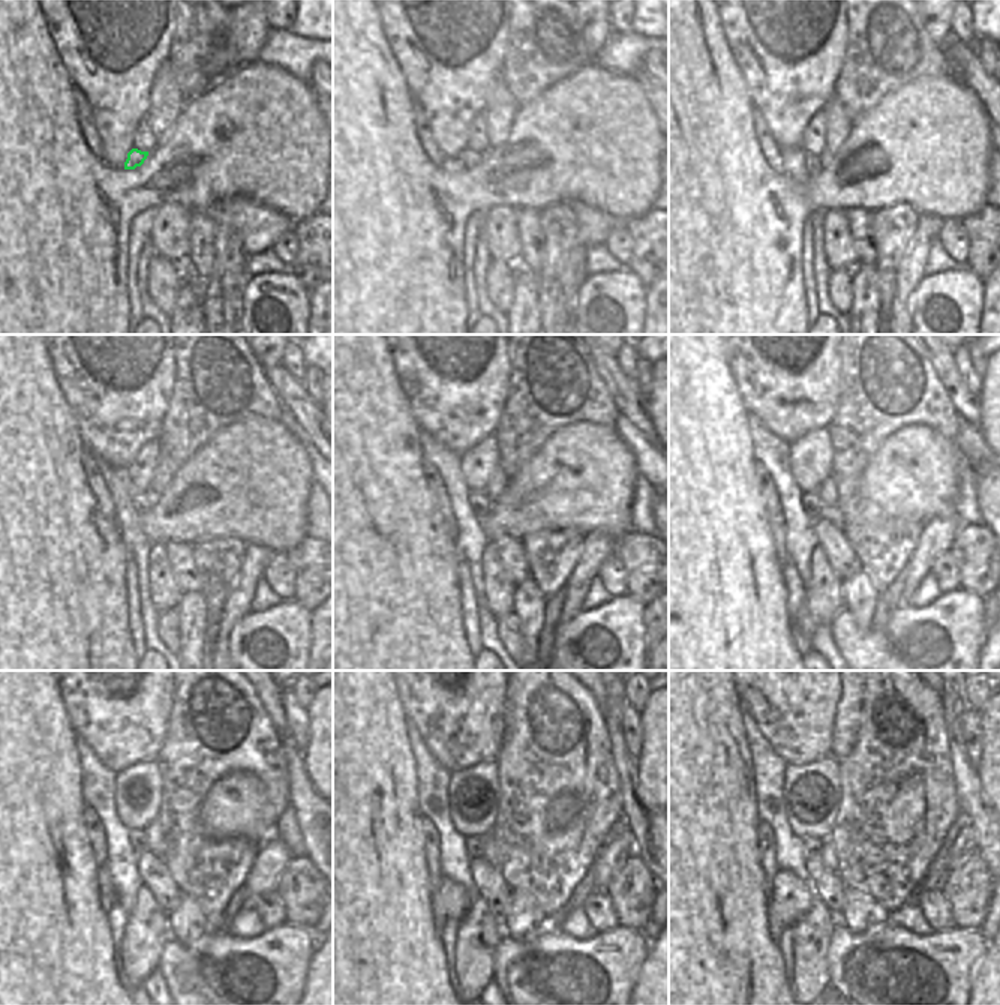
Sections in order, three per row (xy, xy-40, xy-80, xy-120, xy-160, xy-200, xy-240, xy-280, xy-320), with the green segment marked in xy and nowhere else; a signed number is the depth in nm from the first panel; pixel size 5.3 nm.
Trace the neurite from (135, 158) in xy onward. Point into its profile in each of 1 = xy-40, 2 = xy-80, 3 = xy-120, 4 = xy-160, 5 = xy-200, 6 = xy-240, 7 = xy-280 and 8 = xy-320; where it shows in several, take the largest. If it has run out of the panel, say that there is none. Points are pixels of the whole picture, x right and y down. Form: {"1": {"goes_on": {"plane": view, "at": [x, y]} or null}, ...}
{"1": {"goes_on": {"plane": "xy-40", "at": [470, 158]}}, "2": {"goes_on": {"plane": "xy-80", "at": [814, 162]}}, "3": {"goes_on": {"plane": "xy-120", "at": [143, 501]}}, "4": {"goes_on": {"plane": "xy-160", "at": [479, 501]}}, "5": {"goes_on": {"plane": "xy-200", "at": [811, 503]}}, "6": {"goes_on": {"plane": "xy-240", "at": [138, 839]}}, "7": {"goes_on": {"plane": "xy-280", "at": [474, 846]}}, "8": {"goes_on": {"plane": "xy-320", "at": [813, 846]}}}

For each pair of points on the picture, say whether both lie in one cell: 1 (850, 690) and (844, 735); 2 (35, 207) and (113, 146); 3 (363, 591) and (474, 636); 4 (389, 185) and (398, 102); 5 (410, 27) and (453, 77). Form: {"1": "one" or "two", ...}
{"1": "one", "2": "two", "3": "two", "4": "one", "5": "one"}

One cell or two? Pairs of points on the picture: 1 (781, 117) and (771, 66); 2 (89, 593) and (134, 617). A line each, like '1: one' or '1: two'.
1: one
2: two

